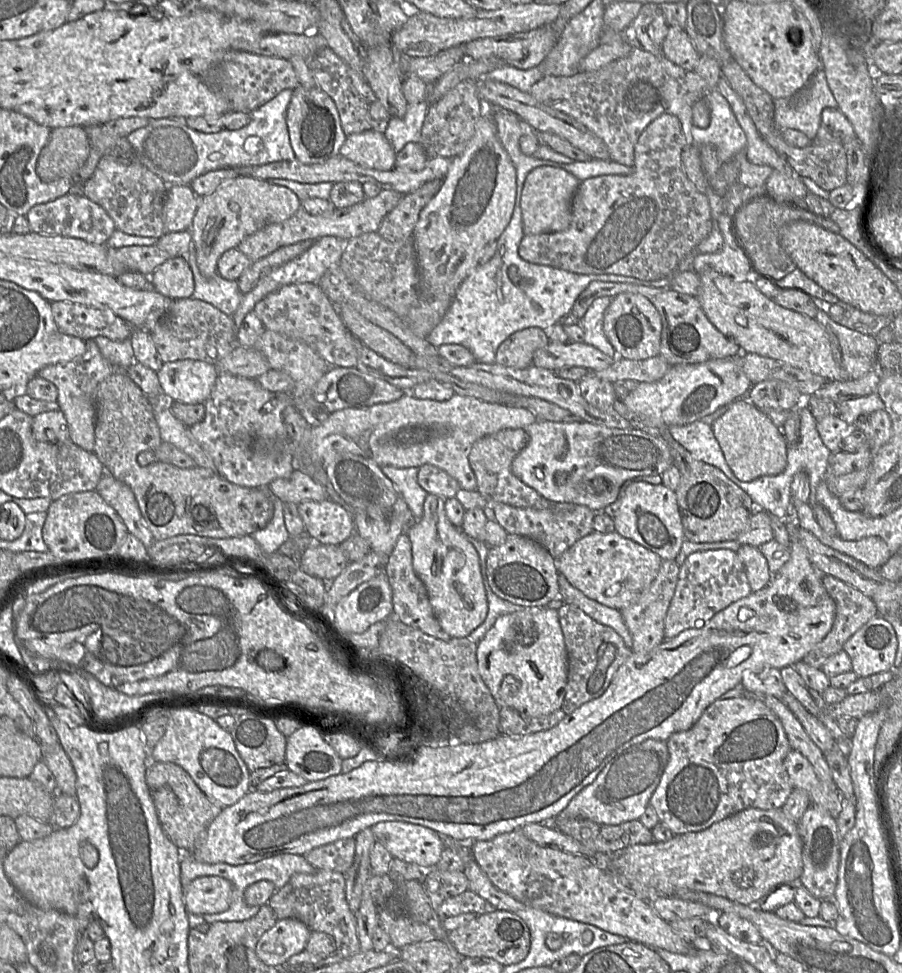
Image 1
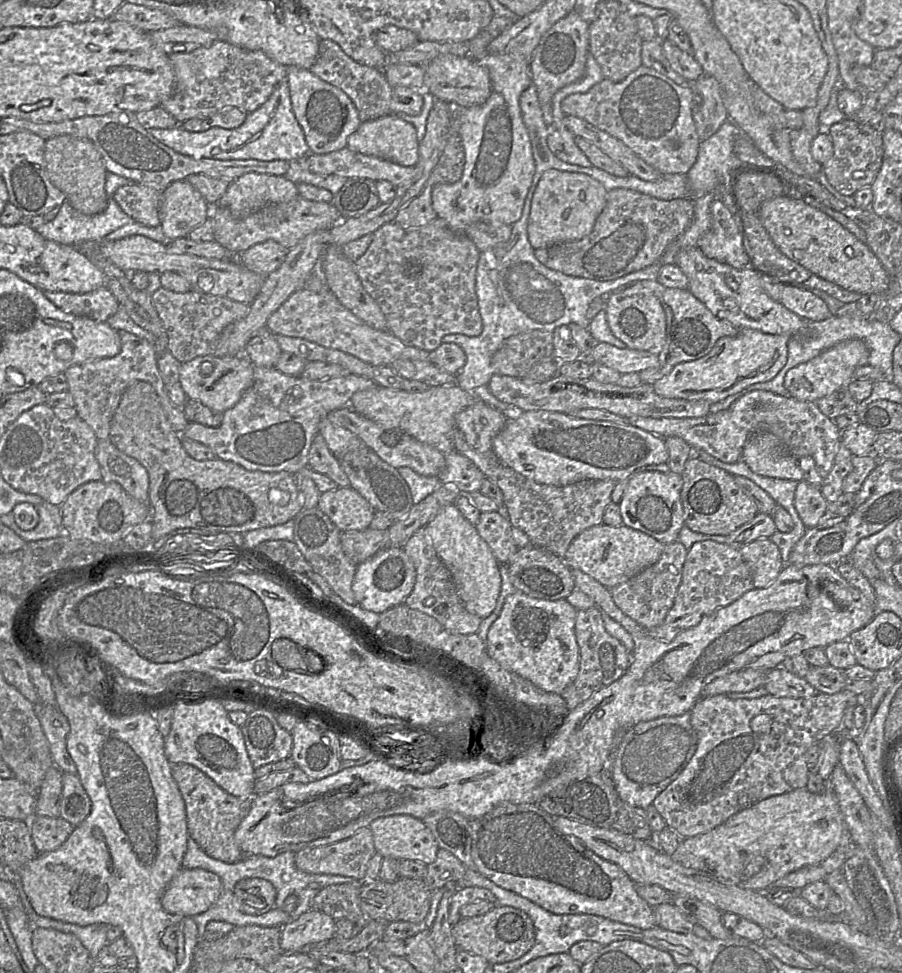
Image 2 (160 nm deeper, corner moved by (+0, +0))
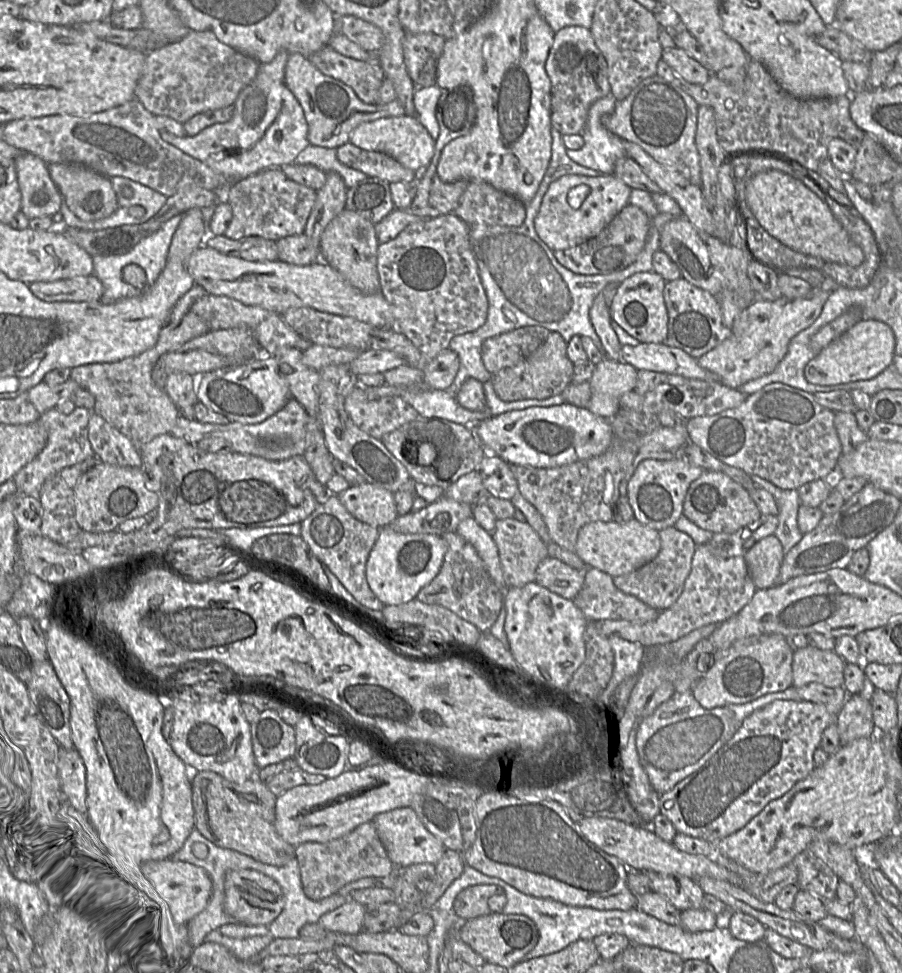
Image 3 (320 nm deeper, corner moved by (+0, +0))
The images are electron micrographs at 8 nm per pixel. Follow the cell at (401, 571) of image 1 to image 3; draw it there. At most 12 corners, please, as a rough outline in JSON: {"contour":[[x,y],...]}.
{"contour":[[456,532],[416,595],[486,632],[504,605],[475,548]]}

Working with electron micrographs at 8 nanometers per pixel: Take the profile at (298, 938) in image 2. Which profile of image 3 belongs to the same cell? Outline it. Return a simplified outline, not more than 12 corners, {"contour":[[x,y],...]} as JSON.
{"contour":[[348,899],[322,915],[329,931],[356,934],[363,930],[365,906]]}

